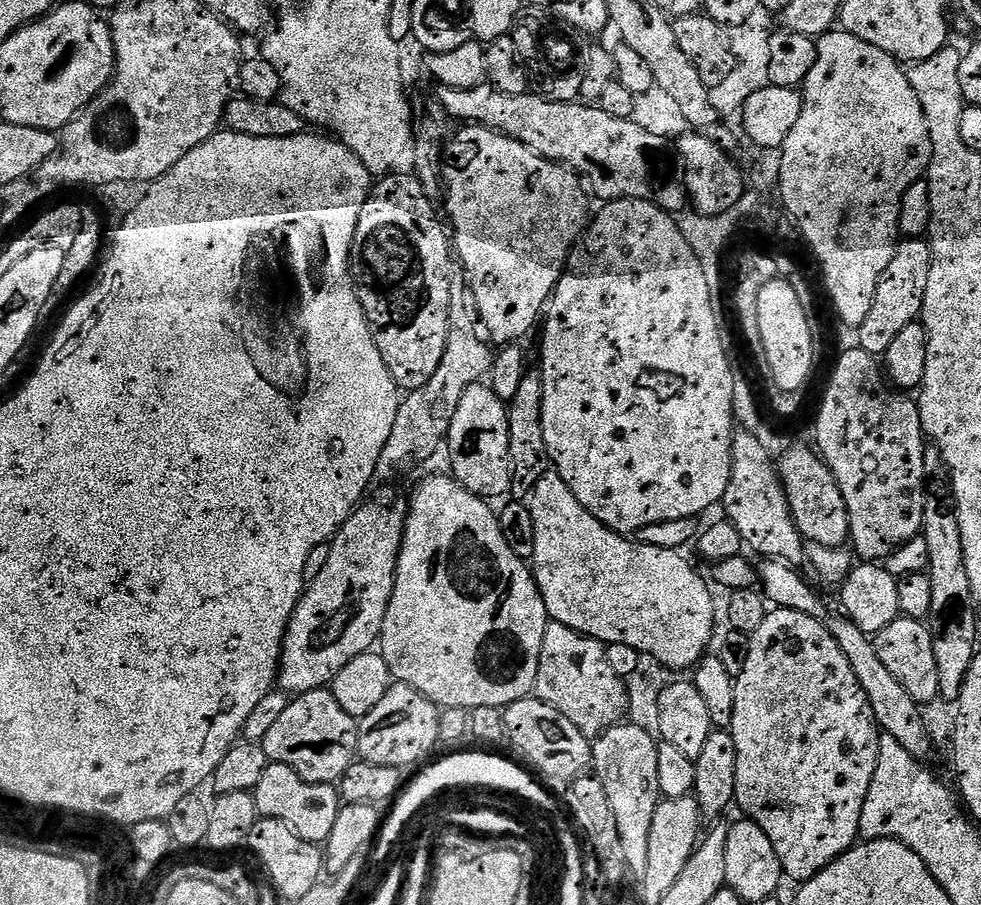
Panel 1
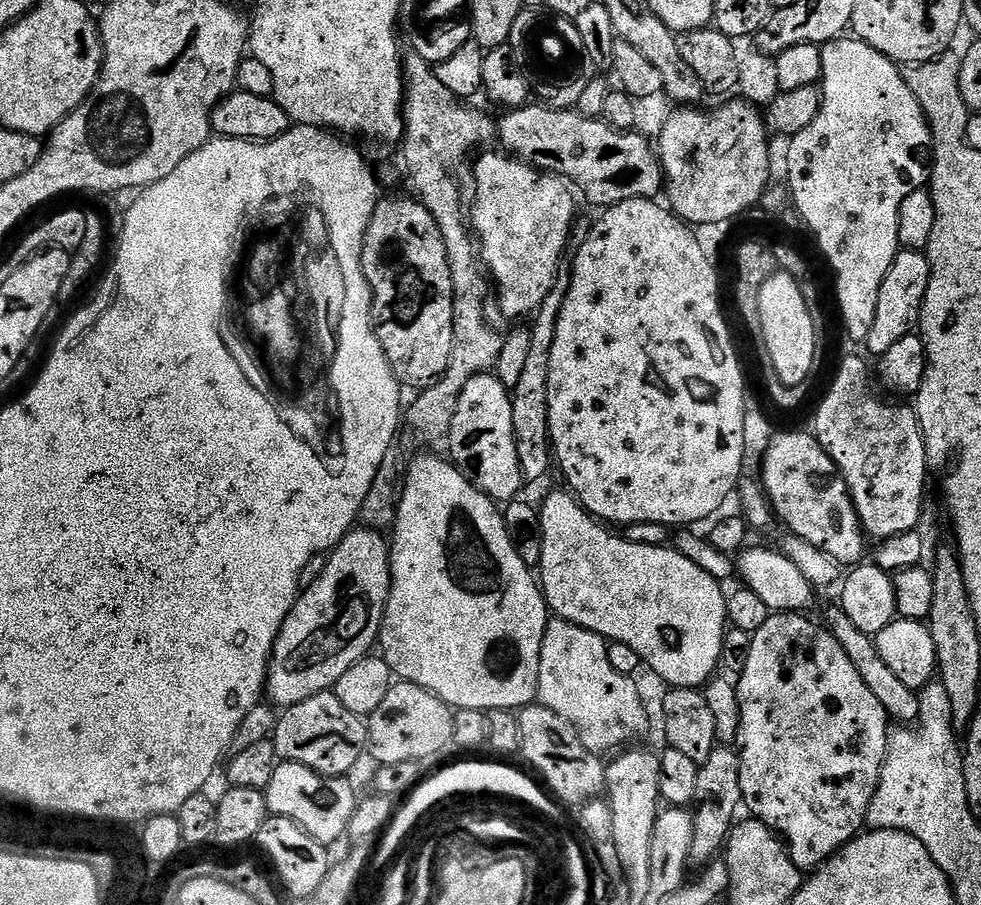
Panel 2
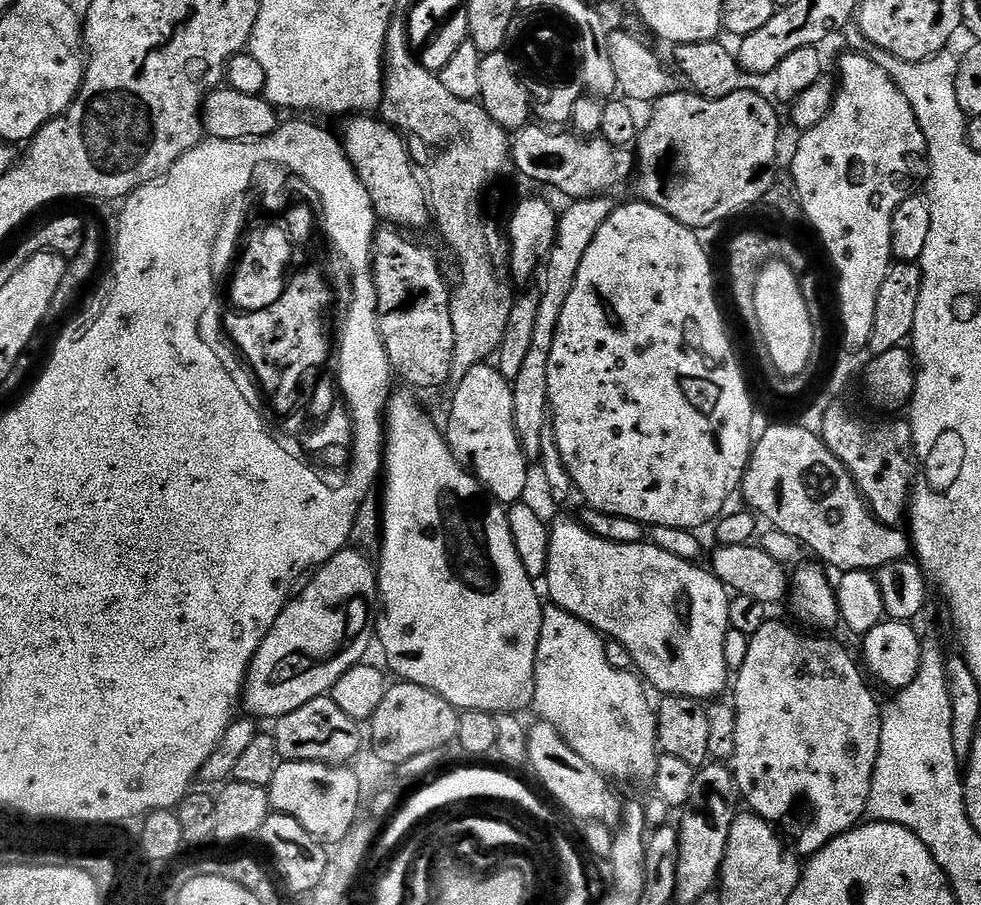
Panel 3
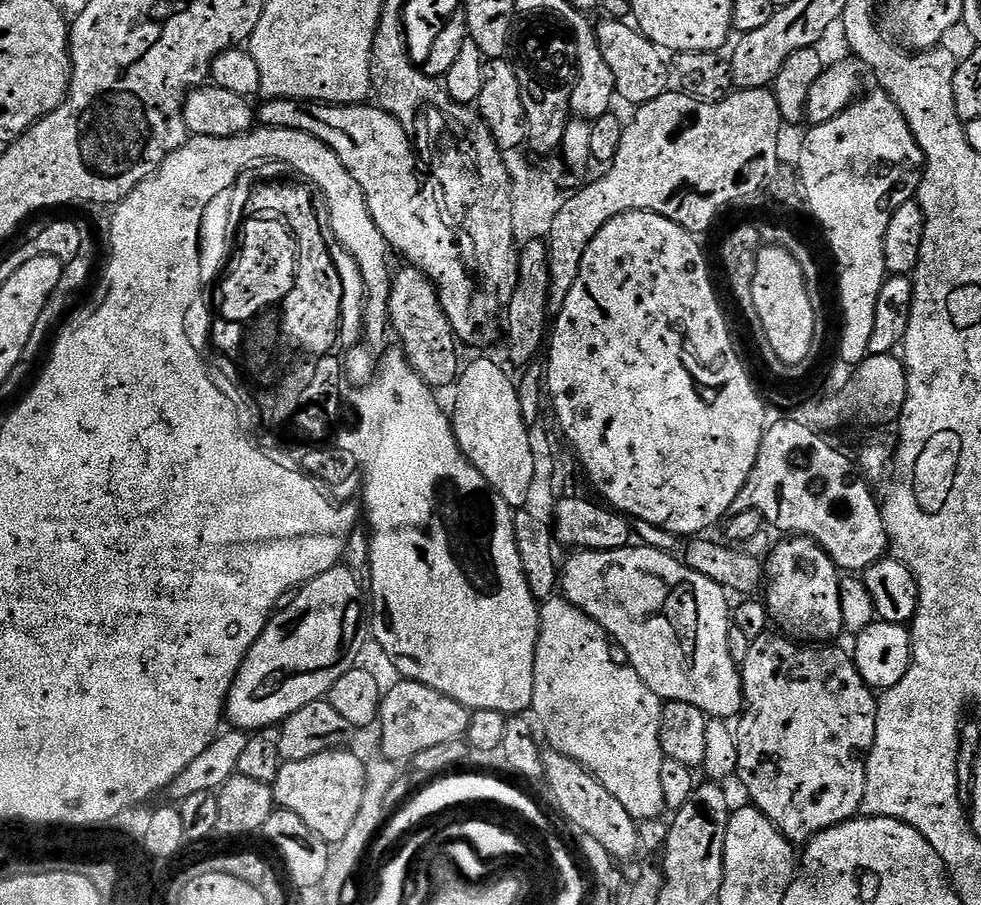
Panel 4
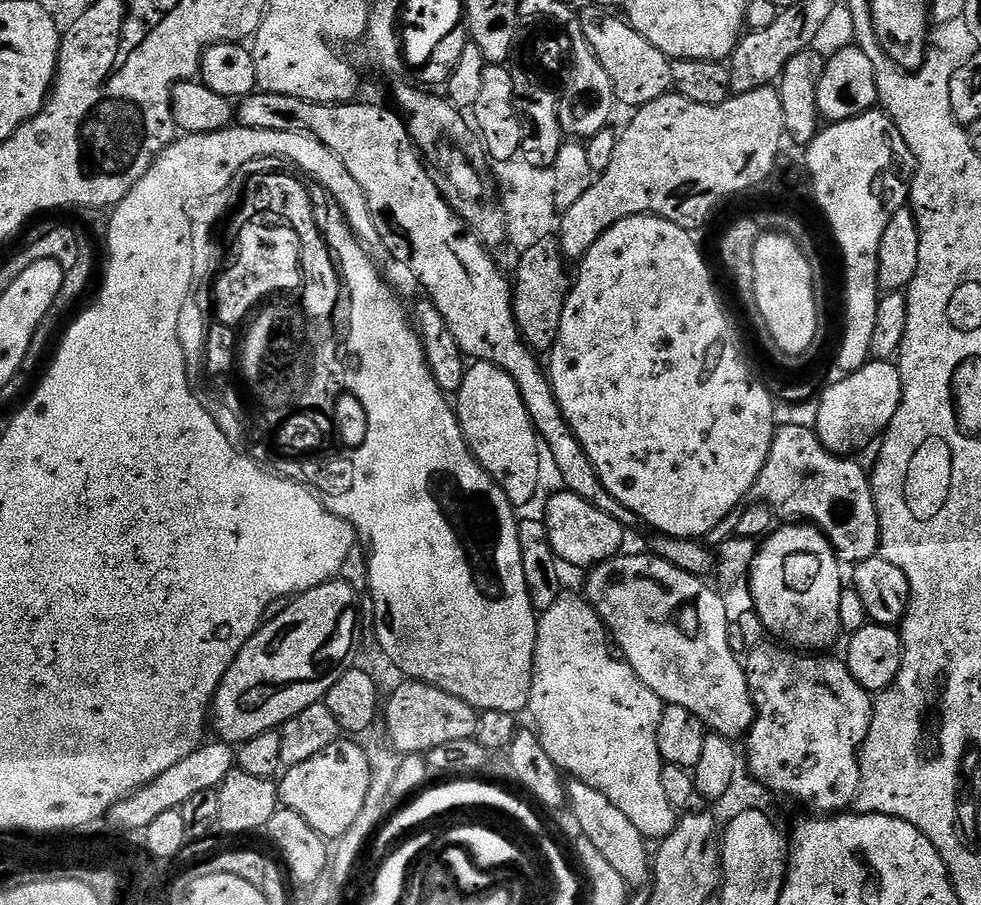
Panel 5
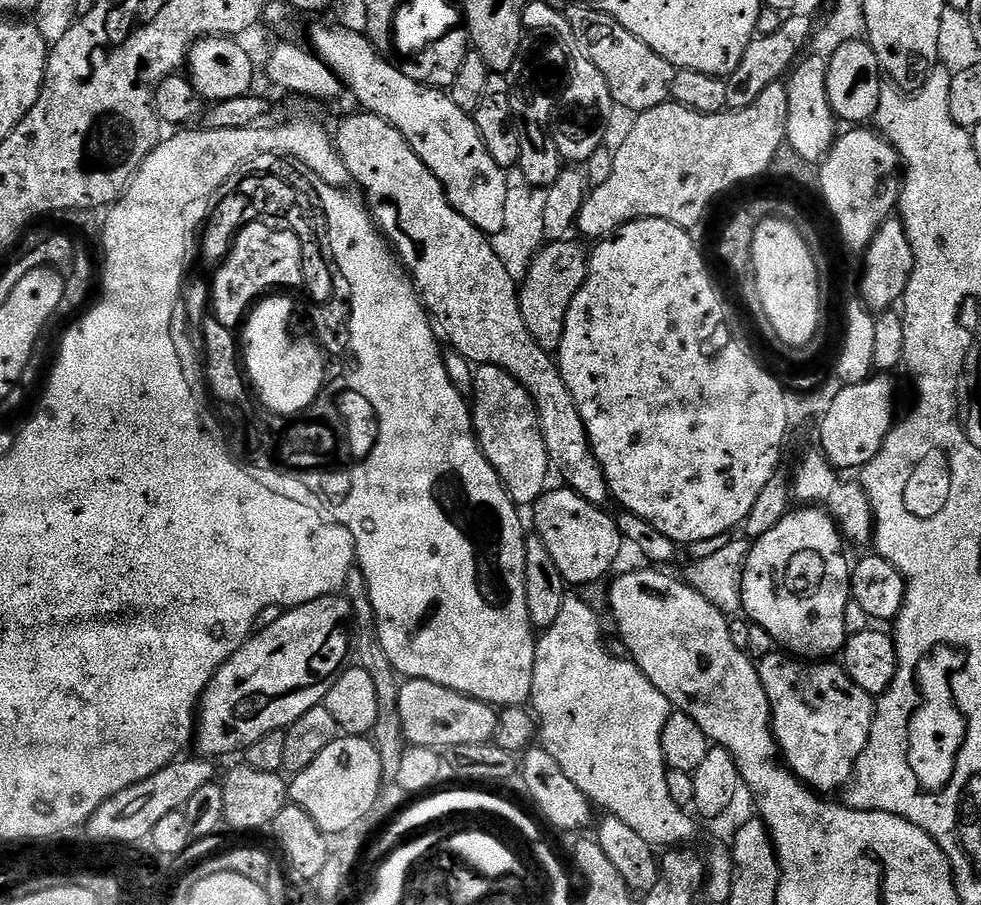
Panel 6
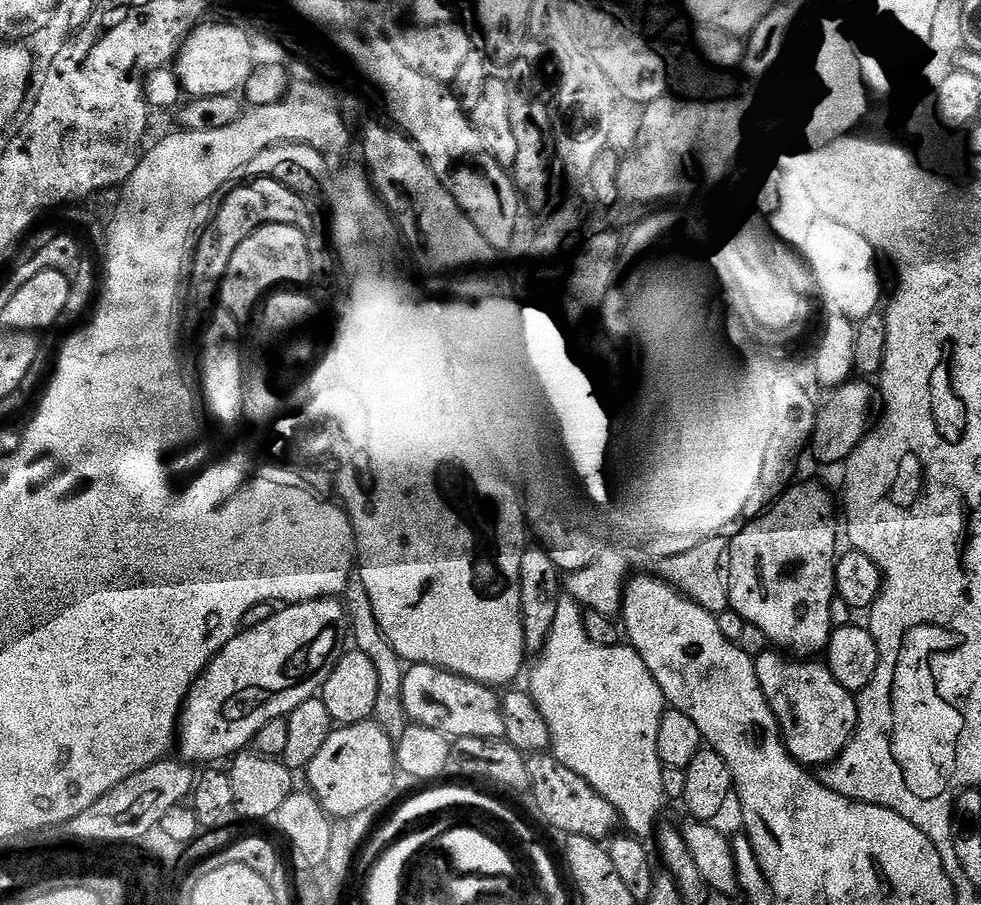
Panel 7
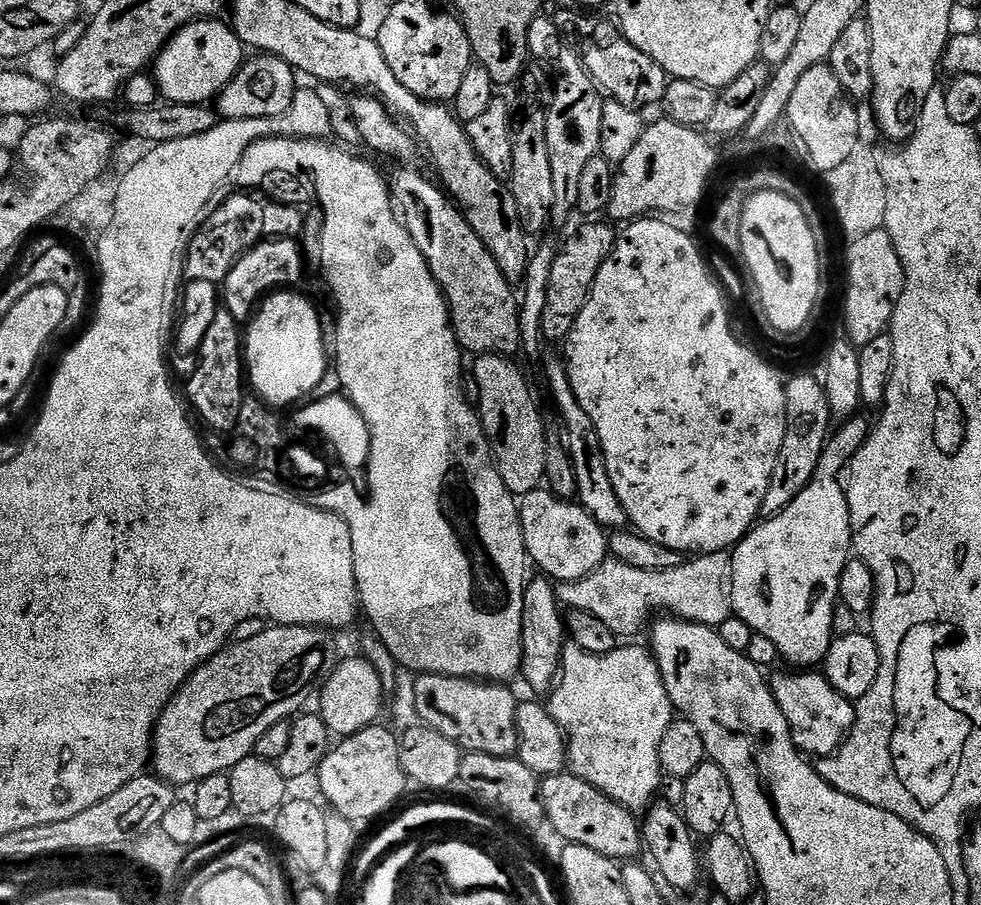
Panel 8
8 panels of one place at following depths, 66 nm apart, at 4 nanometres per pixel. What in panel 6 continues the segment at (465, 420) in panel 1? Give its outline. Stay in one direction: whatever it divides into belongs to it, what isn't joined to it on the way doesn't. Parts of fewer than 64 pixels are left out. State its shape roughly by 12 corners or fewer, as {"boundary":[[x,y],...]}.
{"boundary":[[481,364],[476,441],[518,506],[549,487],[546,442],[528,391]]}

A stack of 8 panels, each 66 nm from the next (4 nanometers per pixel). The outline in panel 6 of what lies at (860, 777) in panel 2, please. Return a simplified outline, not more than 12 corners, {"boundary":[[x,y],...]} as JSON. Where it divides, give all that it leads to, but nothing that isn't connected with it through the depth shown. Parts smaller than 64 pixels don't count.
{"boundary":[[759,661],[788,771],[851,781],[874,700],[836,662]]}

